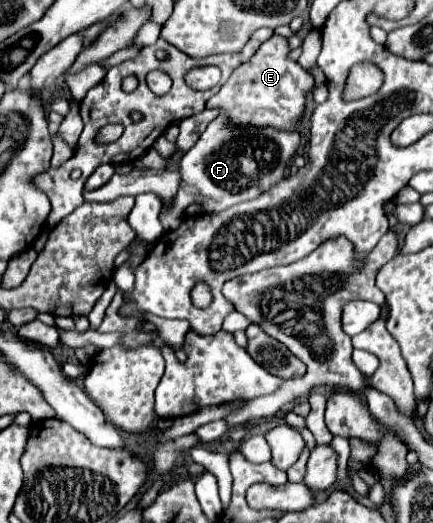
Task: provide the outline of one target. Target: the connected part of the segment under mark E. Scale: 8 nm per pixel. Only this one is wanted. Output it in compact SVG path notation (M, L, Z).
M274 34L246 64L232 72L220 92L206 102L206 108L222 110L234 128L270 126L276 130L298 130L306 112L306 94L314 86L314 78L296 60L290 60L288 54L288 38Z

